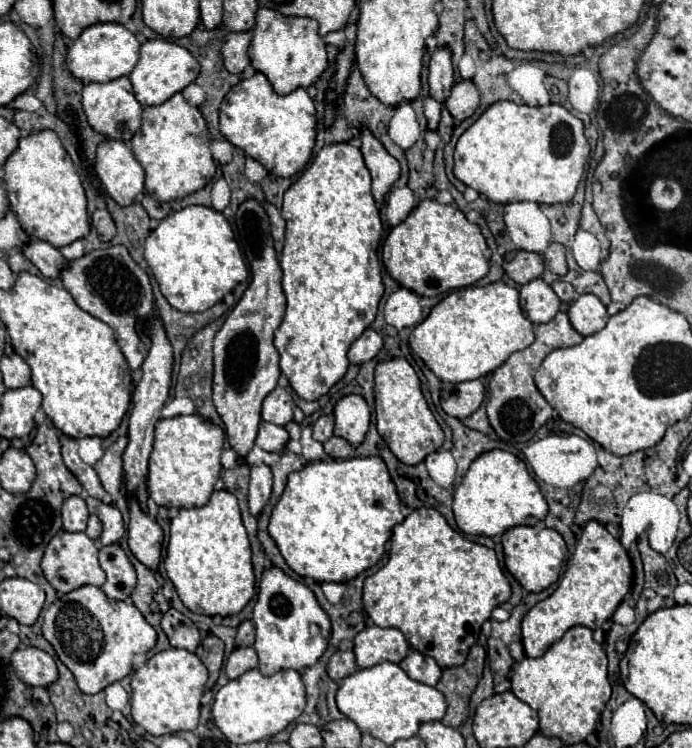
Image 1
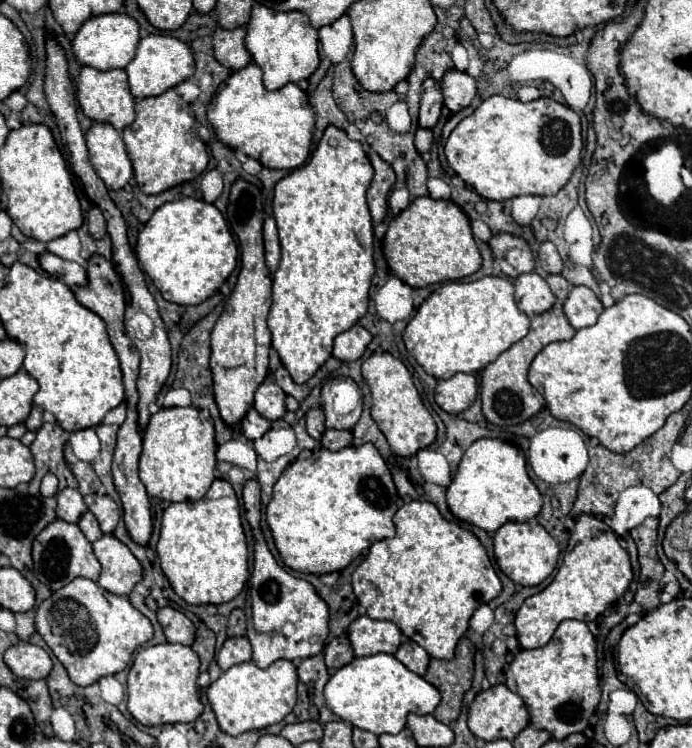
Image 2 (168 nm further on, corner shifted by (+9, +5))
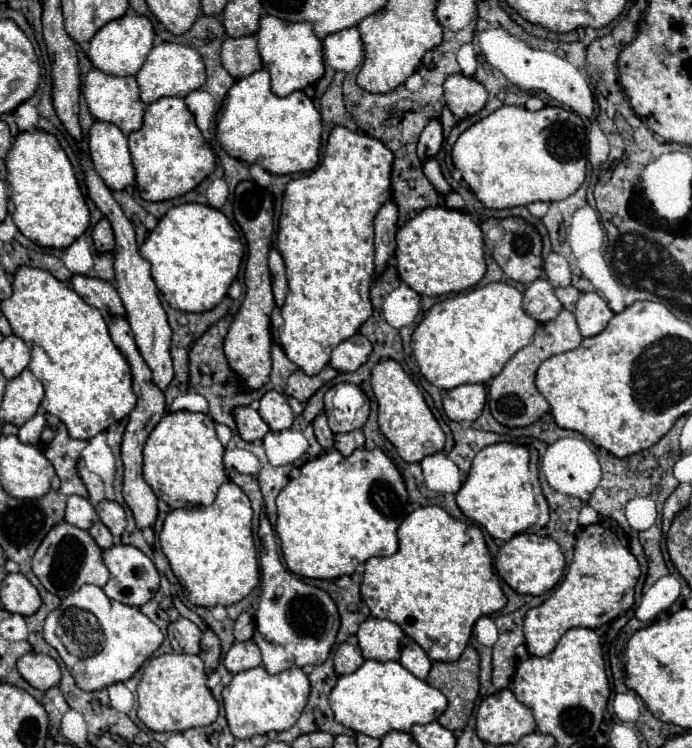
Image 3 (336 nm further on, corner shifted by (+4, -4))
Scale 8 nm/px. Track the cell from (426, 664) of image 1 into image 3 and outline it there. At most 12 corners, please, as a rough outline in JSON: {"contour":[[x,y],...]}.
{"contour":[[408,642],[400,664],[420,680],[430,672],[430,658],[416,644]]}

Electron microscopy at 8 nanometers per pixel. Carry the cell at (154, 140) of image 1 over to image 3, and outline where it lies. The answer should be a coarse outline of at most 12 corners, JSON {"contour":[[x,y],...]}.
{"contour":[[182,98],[128,136],[144,200],[178,198],[216,168]]}

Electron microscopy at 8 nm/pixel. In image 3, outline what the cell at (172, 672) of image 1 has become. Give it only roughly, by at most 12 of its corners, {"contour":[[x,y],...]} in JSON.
{"contour":[[190,654],[144,662],[138,718],[182,732],[218,718],[204,662]]}

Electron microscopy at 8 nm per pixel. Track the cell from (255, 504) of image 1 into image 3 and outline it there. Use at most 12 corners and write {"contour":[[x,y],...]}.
{"contour":[[260,518],[252,640],[278,674],[322,664],[340,628],[328,592],[282,566]]}

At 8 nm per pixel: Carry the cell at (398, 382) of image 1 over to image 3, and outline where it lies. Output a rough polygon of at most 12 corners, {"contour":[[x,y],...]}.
{"contour":[[396,360],[372,370],[380,430],[404,462],[444,448],[420,388]]}

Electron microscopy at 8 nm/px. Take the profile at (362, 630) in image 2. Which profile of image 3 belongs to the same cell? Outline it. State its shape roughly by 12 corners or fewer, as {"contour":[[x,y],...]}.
{"contour":[[368,618],[356,636],[364,658],[400,660],[404,632]]}

